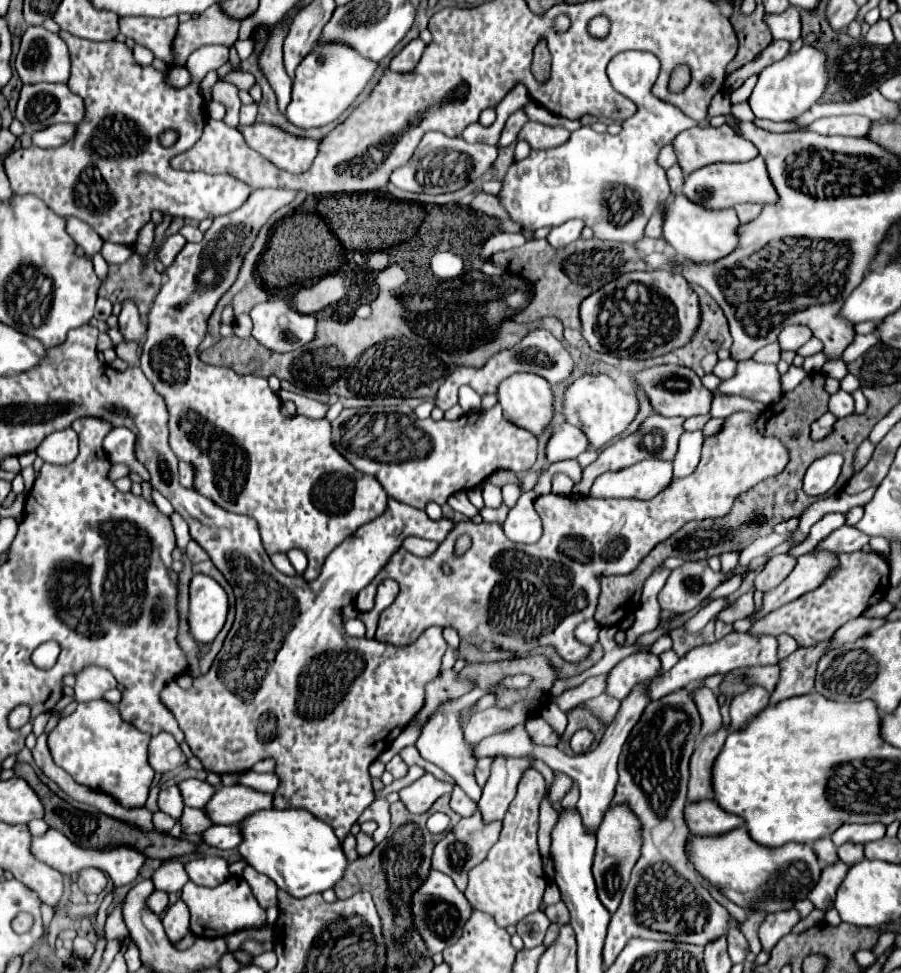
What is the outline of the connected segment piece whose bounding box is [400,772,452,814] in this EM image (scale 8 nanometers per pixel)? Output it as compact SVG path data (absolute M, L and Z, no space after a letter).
M426 772L420 780L400 790L400 800L412 814L424 814L446 792L452 792L452 784L442 782L434 774Z

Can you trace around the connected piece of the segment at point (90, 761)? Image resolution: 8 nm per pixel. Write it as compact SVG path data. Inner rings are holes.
M92 700L80 704L76 712L64 716L48 734L48 748L54 762L64 768L78 784L92 790L106 792L122 806L144 806L154 778L148 764L150 734L138 732L132 724L124 722L114 704L106 700Z

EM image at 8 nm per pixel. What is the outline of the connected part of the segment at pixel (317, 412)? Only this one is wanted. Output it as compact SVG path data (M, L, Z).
M280 390L278 396L280 396L284 402L286 402L286 400L294 402L294 404L296 404L296 414L302 414L302 416L308 416L308 418L326 418L328 404L324 404L324 402L318 402L318 400L312 400L312 398L294 394L294 392L286 392L286 390Z

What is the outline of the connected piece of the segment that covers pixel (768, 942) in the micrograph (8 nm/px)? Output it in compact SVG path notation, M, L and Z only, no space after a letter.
M784 910L784 912L774 912L764 918L764 922L758 928L758 938L762 942L764 950L770 950L782 936L790 932L790 928L800 920L796 910Z

